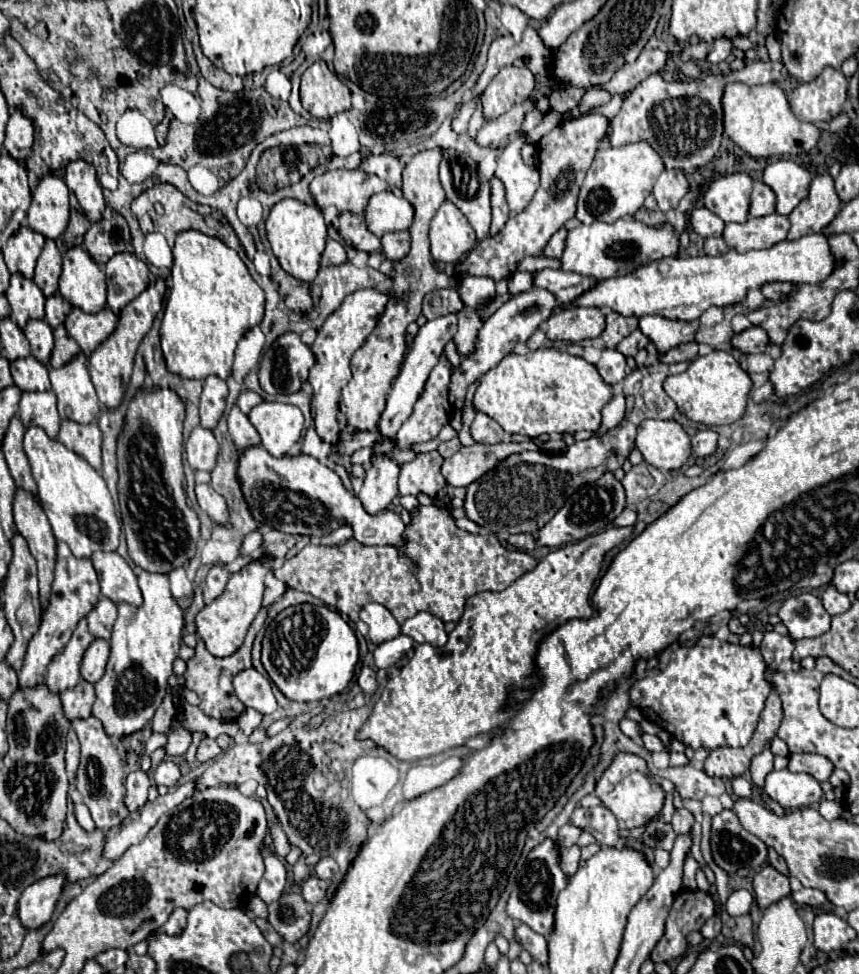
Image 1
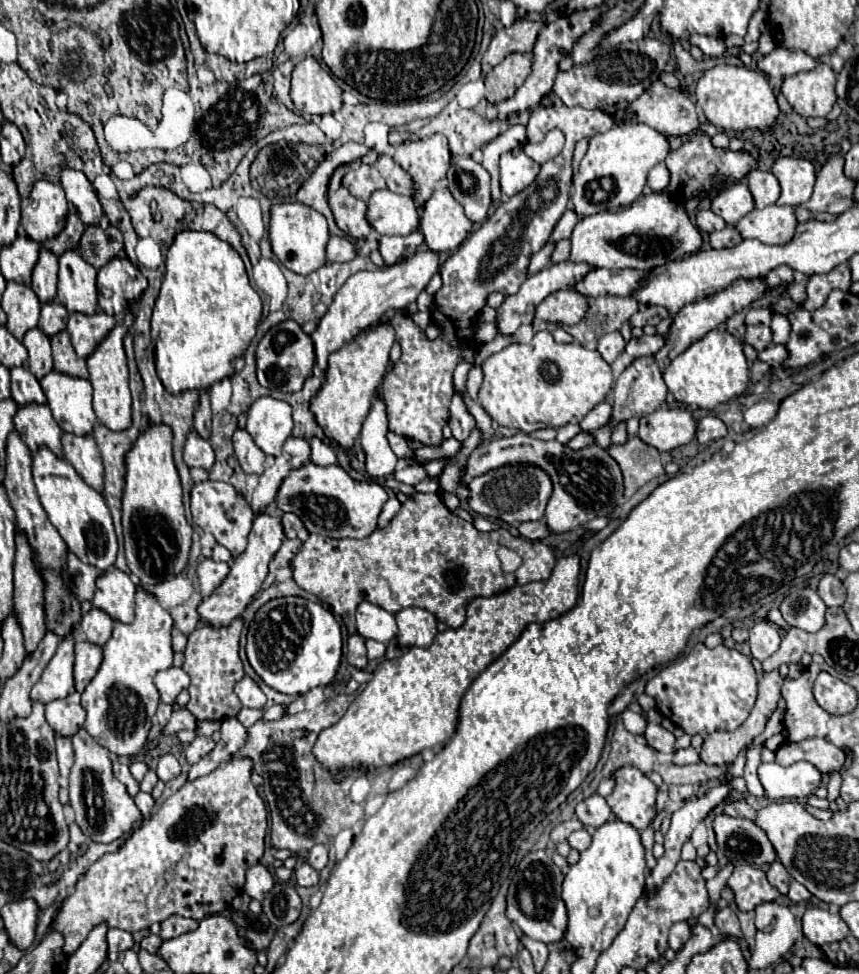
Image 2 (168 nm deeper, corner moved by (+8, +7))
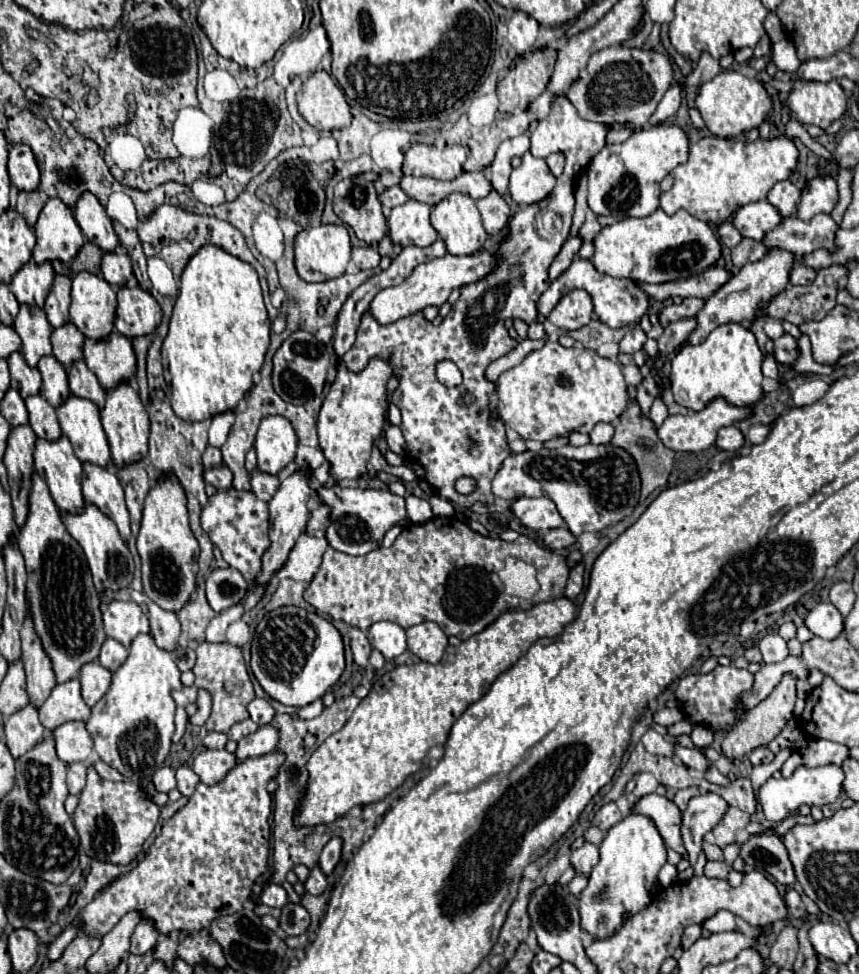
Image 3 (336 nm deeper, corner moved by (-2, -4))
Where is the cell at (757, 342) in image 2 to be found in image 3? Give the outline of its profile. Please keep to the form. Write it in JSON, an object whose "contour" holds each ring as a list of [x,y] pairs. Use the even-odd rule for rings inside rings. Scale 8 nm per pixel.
{"contour":[[[783,334],[779,340],[773,342],[773,356],[779,364],[793,364],[797,358],[797,340],[789,334]]]}

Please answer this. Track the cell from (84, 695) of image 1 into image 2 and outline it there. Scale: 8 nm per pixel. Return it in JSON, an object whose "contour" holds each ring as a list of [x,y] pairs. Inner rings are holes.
{"contour":[[[75,691],[65,699],[57,699],[45,705],[45,717],[53,727],[55,735],[73,737],[85,721],[85,709],[81,707],[81,695]]]}

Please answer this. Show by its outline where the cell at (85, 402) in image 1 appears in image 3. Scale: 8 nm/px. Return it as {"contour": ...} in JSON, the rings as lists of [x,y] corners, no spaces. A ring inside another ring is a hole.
{"contour":[[[75,394],[67,396],[57,408],[57,418],[81,462],[91,462],[97,466],[107,466],[111,462],[107,436],[99,420],[99,408],[91,400]]]}

